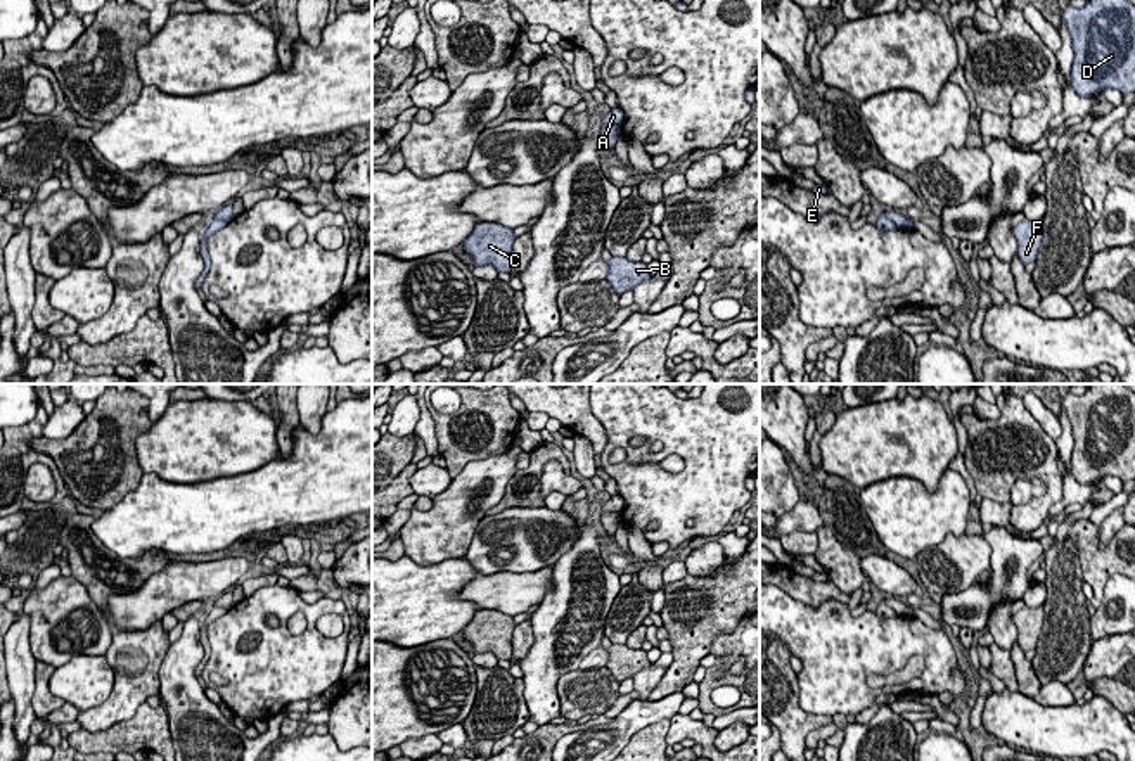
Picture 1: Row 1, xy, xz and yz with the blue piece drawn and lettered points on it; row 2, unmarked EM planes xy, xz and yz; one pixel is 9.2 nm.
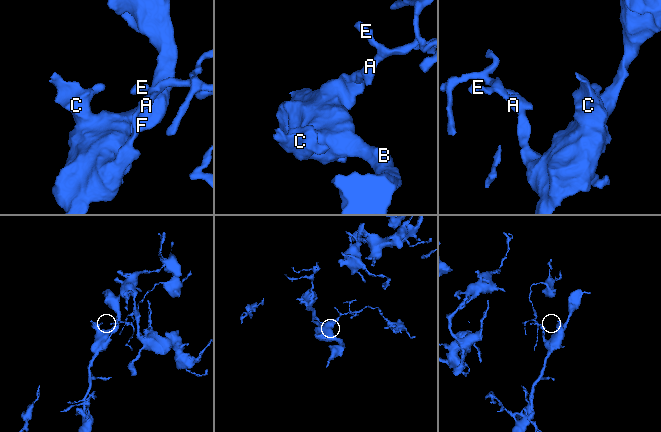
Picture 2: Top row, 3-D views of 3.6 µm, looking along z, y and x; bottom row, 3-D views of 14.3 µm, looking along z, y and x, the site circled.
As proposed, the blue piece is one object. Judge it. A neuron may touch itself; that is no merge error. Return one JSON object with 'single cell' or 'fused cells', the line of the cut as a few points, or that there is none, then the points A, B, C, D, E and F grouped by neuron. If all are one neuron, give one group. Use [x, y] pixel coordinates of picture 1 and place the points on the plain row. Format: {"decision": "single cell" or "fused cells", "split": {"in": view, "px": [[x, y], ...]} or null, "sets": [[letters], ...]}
{"decision": "fused cells", "split": {"in": "xz", "px": [[618, 511], [599, 517]]}, "sets": [["A", "B", "C", "D", "F"], ["E"]]}

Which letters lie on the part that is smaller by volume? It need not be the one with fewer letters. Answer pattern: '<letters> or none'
E

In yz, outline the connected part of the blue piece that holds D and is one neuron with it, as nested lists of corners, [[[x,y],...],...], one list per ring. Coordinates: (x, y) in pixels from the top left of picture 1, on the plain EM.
[[[1088,384],[1081,396],[1068,393],[1062,406],[1074,441],[1071,470],[1080,484],[1107,476],[1123,483],[1135,479],[1135,393],[1126,384]]]

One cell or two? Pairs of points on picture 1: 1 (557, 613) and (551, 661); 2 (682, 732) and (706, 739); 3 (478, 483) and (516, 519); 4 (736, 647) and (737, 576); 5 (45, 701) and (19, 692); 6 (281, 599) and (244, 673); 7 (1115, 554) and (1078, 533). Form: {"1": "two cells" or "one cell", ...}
{"1": "one cell", "2": "one cell", "3": "two cells", "4": "two cells", "5": "two cells", "6": "one cell", "7": "one cell"}

